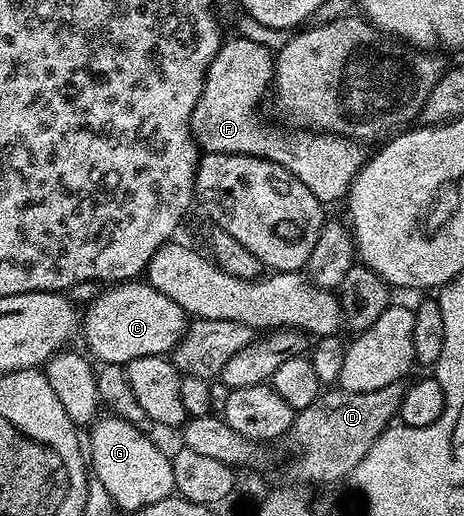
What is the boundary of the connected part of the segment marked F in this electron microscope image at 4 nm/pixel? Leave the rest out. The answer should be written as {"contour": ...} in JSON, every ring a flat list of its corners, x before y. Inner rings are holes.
{"contour":[[231,36,222,43,221,48,216,52,215,58,212,59,211,66,208,67,208,72,205,75,203,93,201,93,199,102,195,104,195,108,192,111,191,122,189,123,189,128,192,130,193,139,198,144,198,147,204,152,211,153,243,153,245,155,251,155,255,157,263,157,265,160,273,161,276,164,283,166,288,170,289,173,295,174,303,186,307,186,307,190,311,190,311,194,315,194,315,198,319,198,322,205,330,206,336,200,341,199,341,201,348,195,349,186,351,182,357,177,357,171,365,165,367,159,367,151,365,152,366,145,359,140,350,140,347,136,337,136,333,132,318,132,316,130,279,130,273,126,260,126,257,123,257,108,259,106,259,100,262,98,264,92,268,91,273,78,273,61,274,57,272,51,267,49,261,43,253,42,251,39,243,39,238,36]]}

